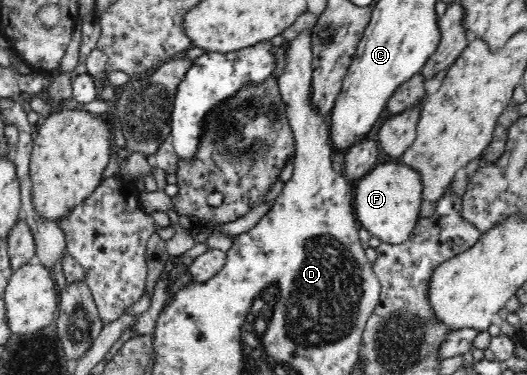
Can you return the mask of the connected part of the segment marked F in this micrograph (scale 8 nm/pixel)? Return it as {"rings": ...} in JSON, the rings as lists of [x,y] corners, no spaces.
{"rings":[[[379,163],[363,178],[355,183],[353,209],[355,218],[361,228],[366,228],[372,236],[381,239],[383,243],[401,245],[411,238],[413,229],[418,223],[421,210],[423,183],[419,171],[405,163]]]}

